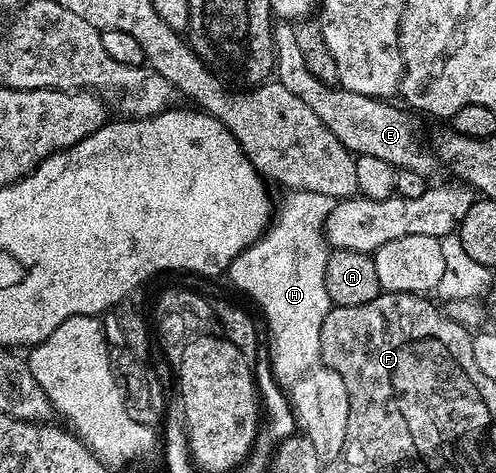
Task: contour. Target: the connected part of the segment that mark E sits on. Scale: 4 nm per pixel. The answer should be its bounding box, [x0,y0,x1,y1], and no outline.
[272,19,440,178]

